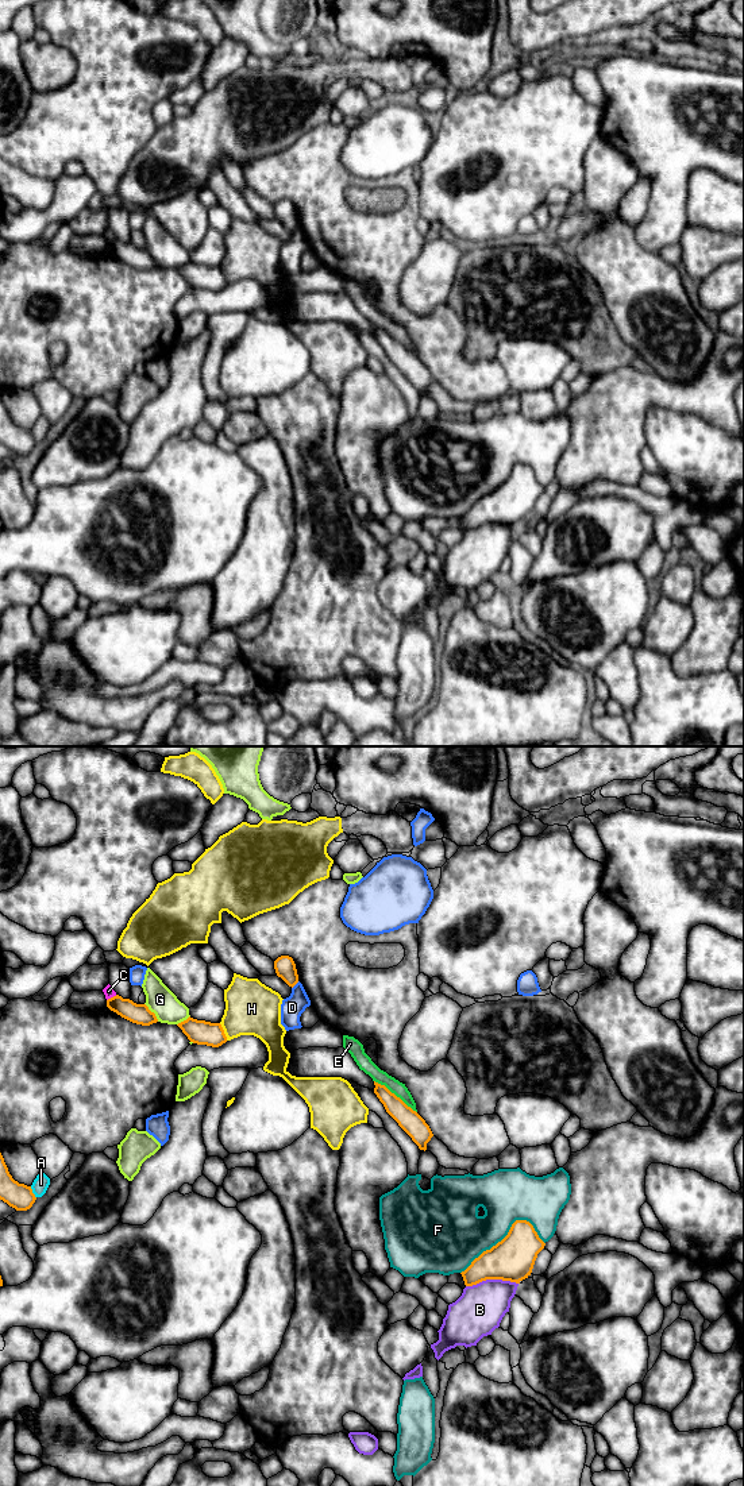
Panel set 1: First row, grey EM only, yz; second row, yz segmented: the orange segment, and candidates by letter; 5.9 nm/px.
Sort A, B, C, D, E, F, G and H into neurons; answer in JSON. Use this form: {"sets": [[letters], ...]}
{"sets": [["A"], ["B"], ["C", "H"], ["D"], ["E"], ["F"], ["G"]]}

